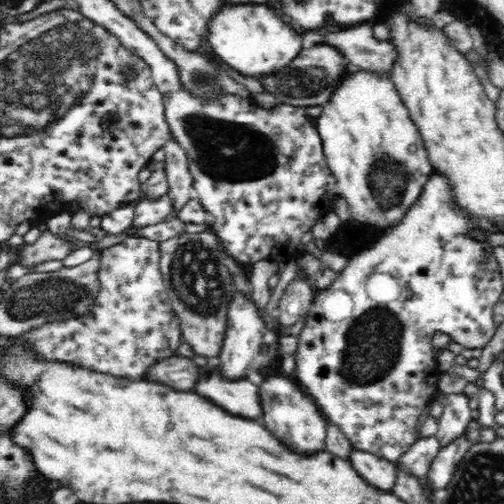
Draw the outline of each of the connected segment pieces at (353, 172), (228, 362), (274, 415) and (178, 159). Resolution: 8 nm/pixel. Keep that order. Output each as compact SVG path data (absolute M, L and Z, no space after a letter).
M348 70L342 82L332 88L330 102L322 106L322 114L316 120L315 127L320 134L325 162L336 178L336 193L348 203L352 218L362 226L379 229L398 222L408 212L409 206L416 202L424 182L428 181L429 174L434 170L420 131L398 93L391 75L384 71Z
M234 291L228 301L227 329L217 358L218 371L224 375L224 379L232 381L244 377L252 378L254 372L260 372L270 364L270 361L278 359L278 337L278 332L270 331L264 325L256 302L250 300L250 296Z
M270 374L262 382L258 383L260 398L266 402L262 404L264 410L264 426L276 434L286 446L292 446L292 450L316 450L316 446L324 446L326 436L326 419L311 396L306 396L294 380Z
M172 137L164 144L165 172L168 181L168 194L171 196L175 215L184 208L184 204L195 197L193 177L189 170L190 160L187 151L179 147Z

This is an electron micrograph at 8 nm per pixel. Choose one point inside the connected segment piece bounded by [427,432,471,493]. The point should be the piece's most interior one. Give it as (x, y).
(442, 468)

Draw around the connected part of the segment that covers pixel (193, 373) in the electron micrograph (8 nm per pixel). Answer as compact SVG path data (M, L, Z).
M188 357L163 358L147 368L147 378L179 391L192 391L199 379L199 367Z

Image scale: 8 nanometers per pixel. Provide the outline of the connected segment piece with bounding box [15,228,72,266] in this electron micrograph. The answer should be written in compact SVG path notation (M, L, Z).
M48 228L41 232L33 244L26 244L17 252L17 260L24 266L35 266L47 260L63 260L71 253L70 242L53 234Z

